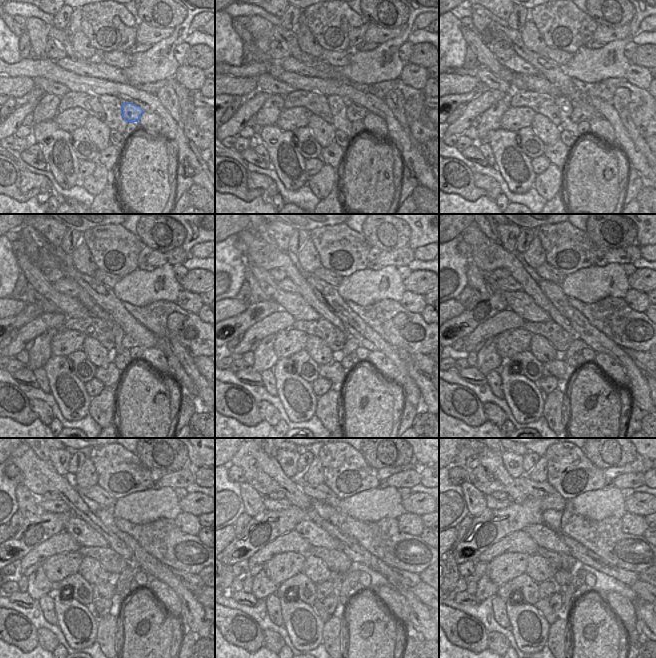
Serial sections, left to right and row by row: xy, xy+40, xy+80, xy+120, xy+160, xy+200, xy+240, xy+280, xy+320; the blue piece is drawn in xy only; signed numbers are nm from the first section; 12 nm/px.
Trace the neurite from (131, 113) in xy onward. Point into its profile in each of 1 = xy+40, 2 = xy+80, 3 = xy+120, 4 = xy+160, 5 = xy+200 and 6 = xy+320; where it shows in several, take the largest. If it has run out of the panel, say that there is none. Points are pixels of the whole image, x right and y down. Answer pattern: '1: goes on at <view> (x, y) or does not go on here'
1: goes on at xy+40 (354, 112)
2: goes on at xy+80 (577, 116)
3: goes on at xy+120 (128, 342)
4: goes on at xy+160 (351, 345)
5: goes on at xy+200 (577, 345)
6: goes on at xy+320 (568, 592)

